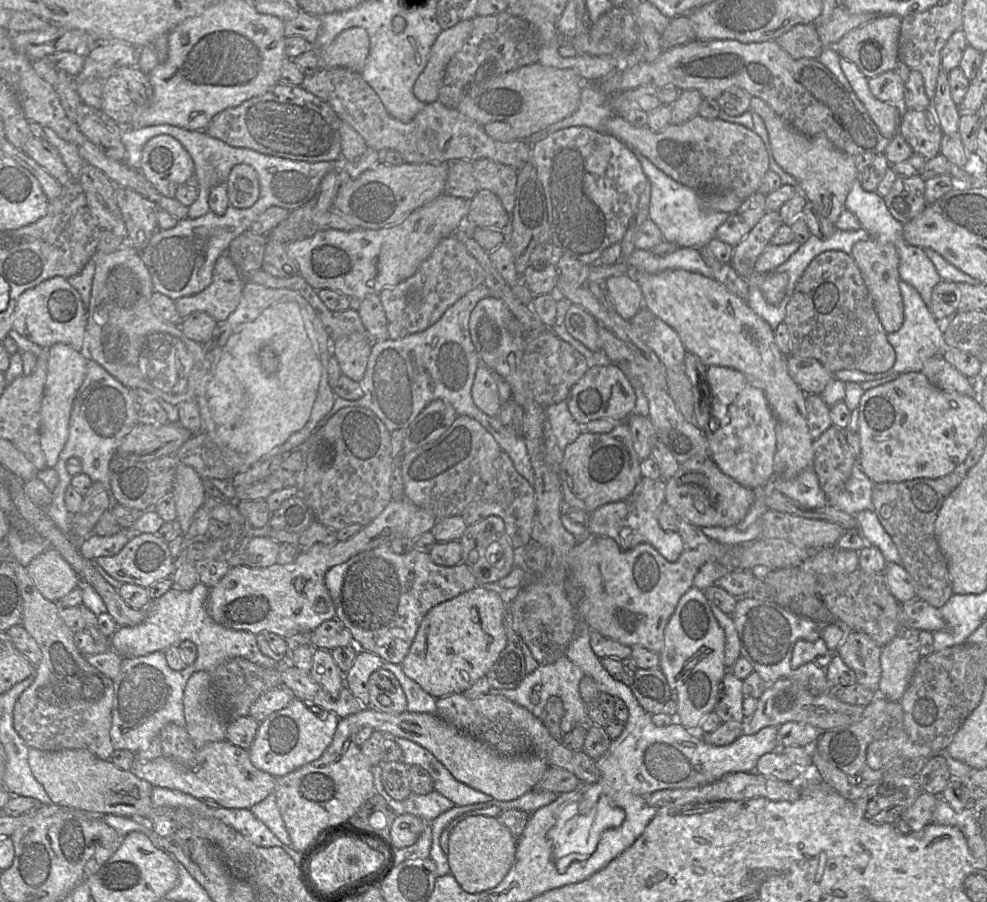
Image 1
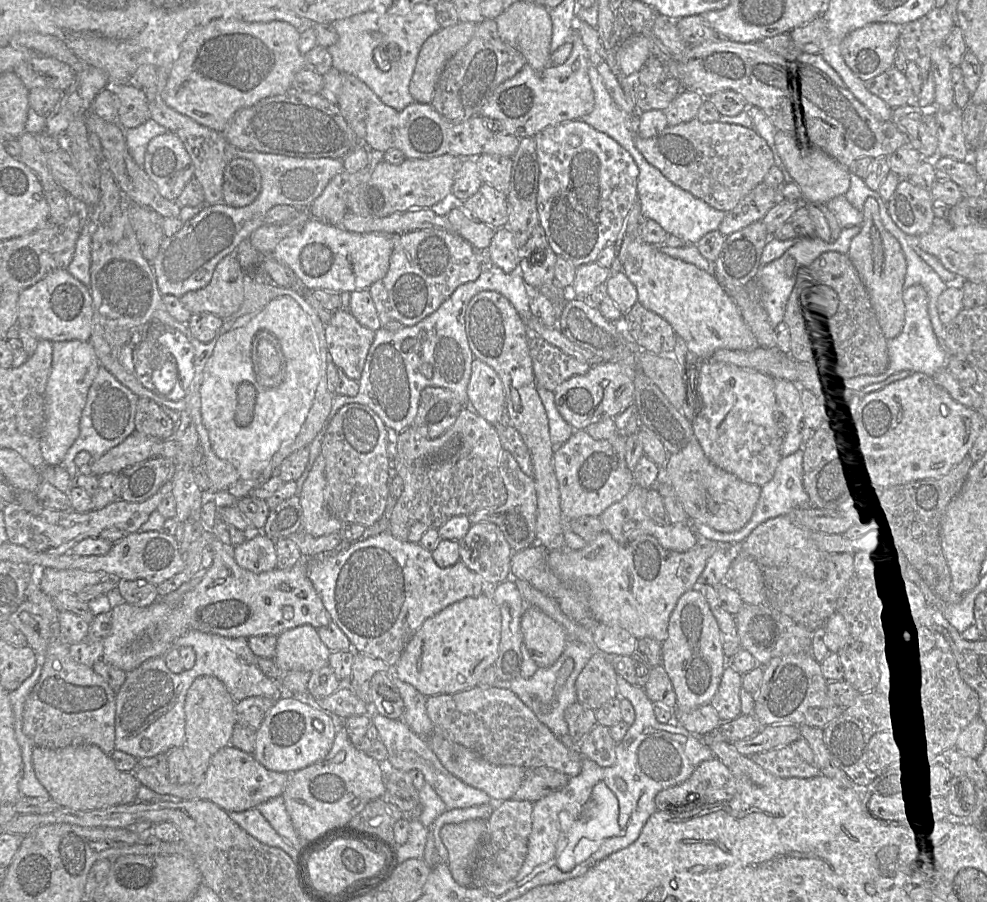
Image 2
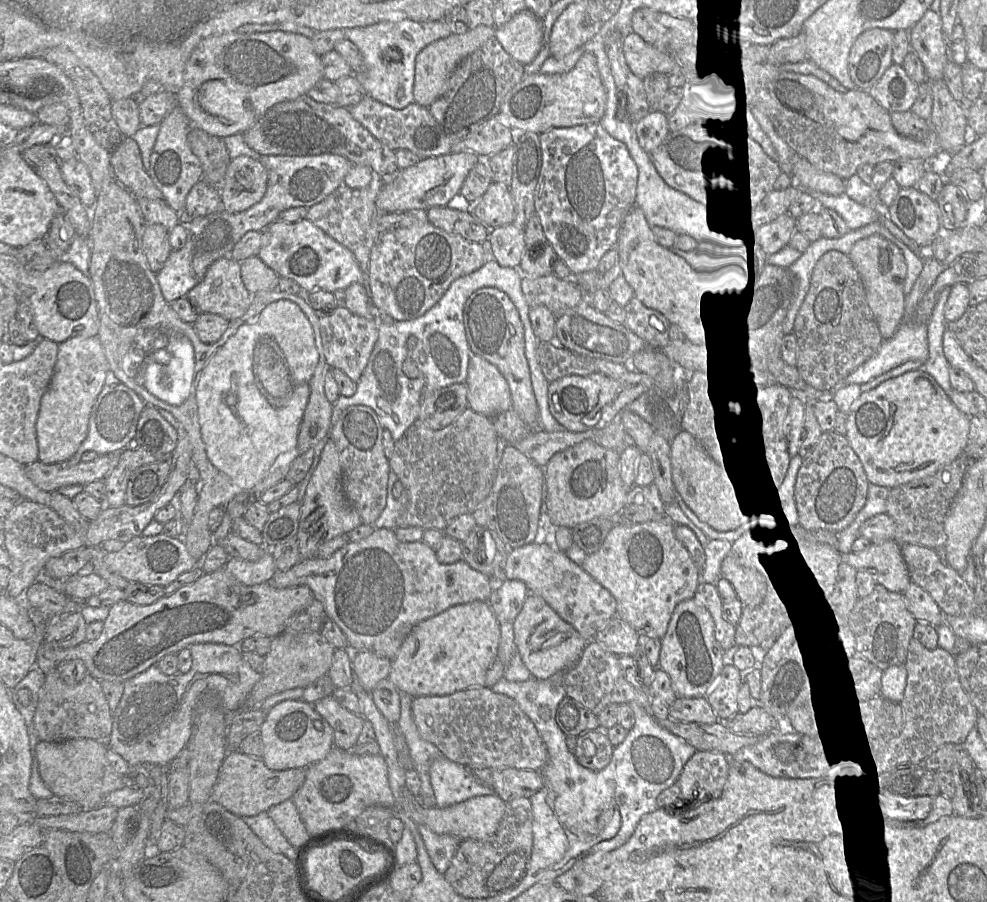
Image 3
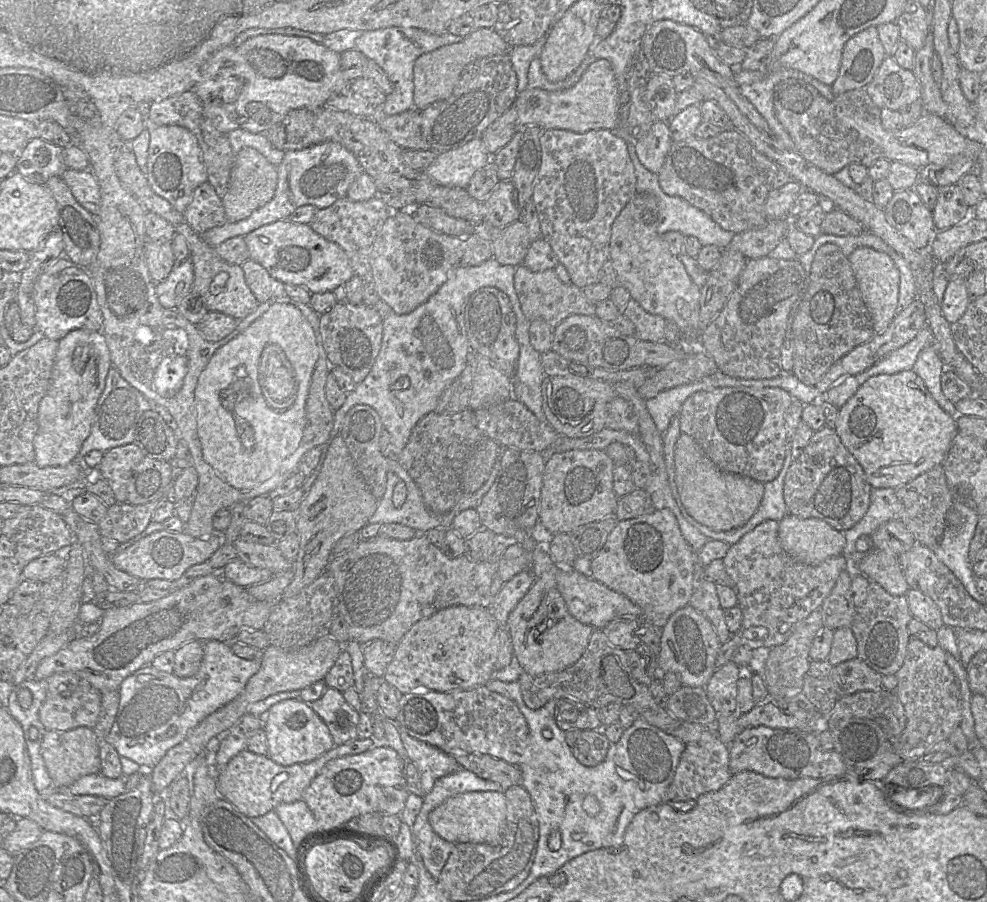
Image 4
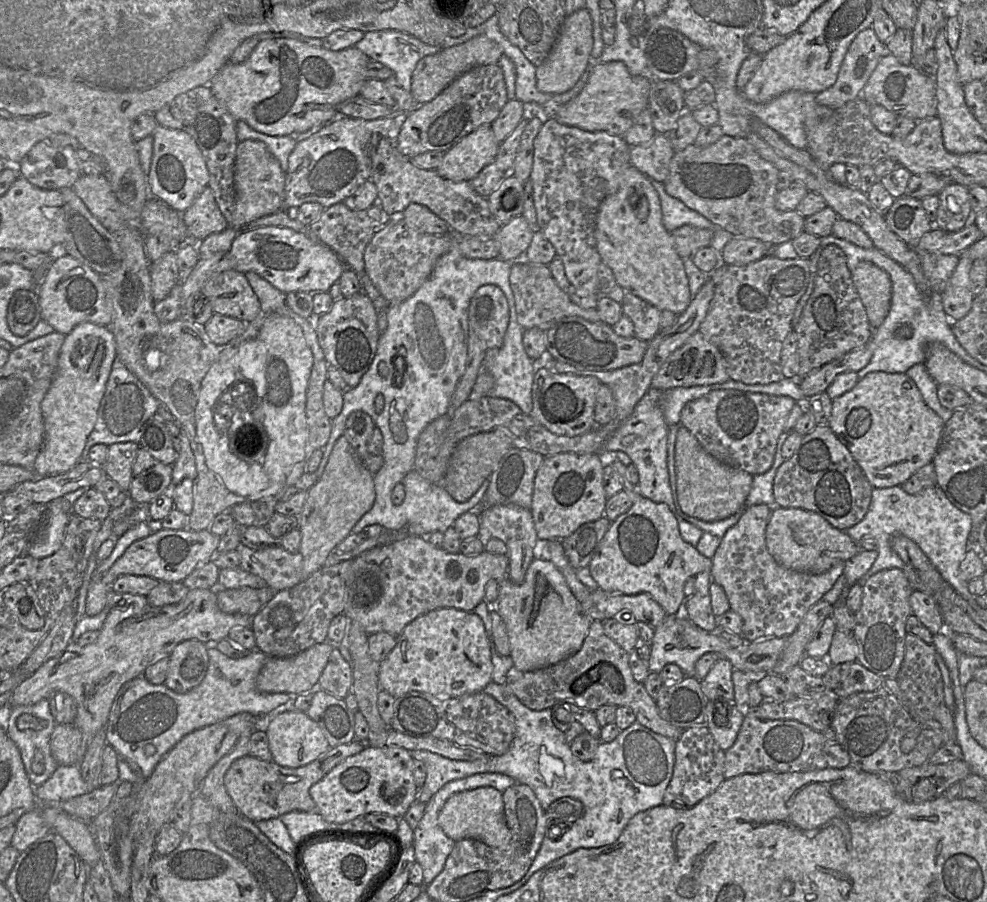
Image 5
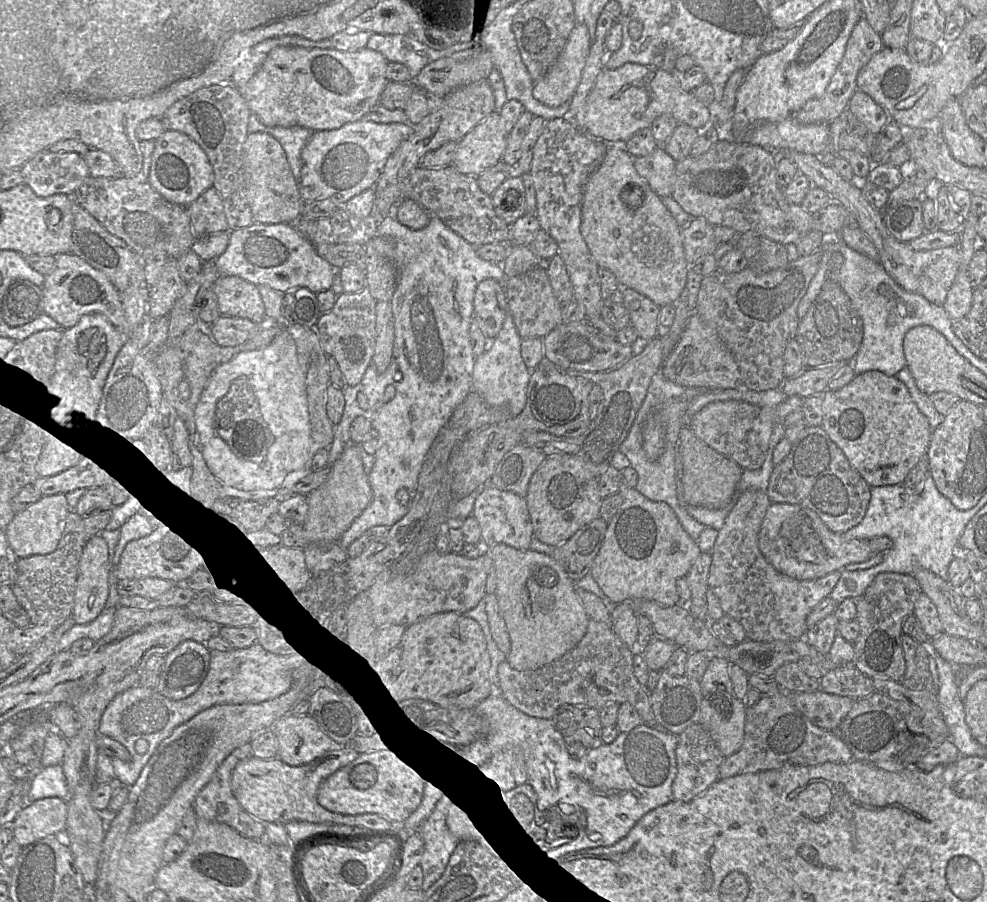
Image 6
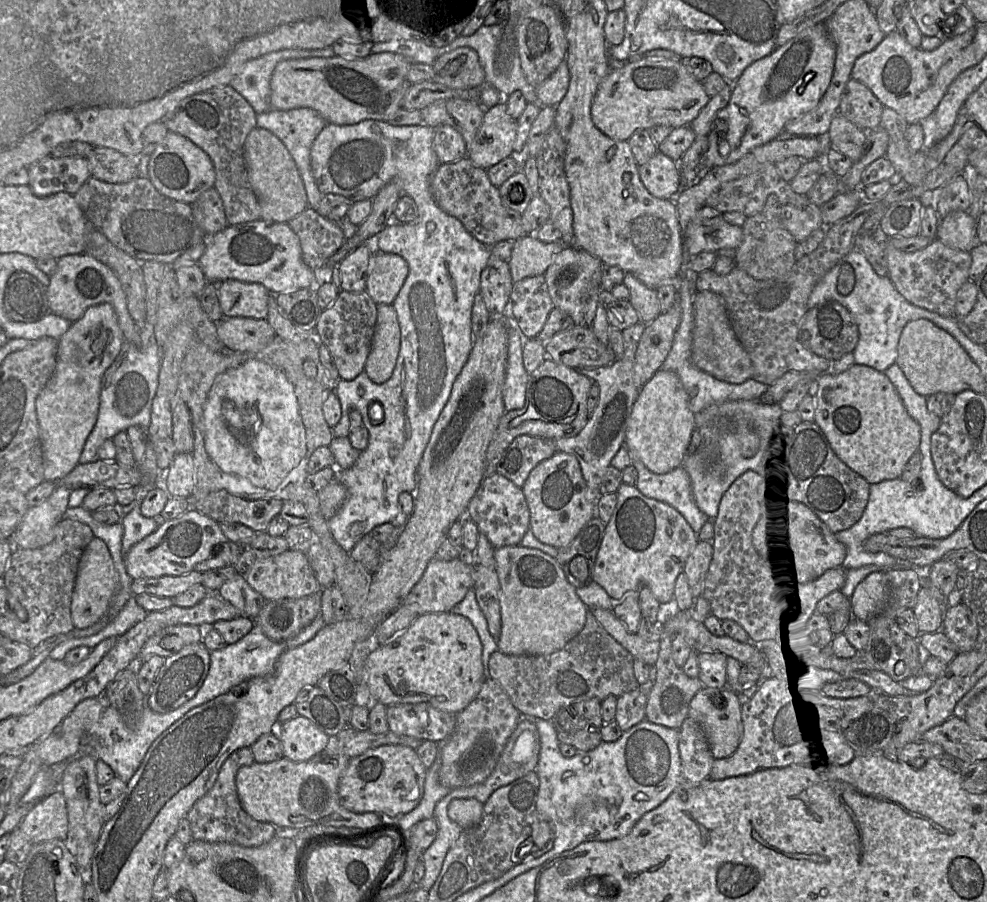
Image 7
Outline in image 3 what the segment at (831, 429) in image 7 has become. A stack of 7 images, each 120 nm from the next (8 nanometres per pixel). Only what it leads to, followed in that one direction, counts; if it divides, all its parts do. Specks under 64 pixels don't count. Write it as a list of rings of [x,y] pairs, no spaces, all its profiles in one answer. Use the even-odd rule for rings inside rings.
[[[917,369],[862,392],[847,414],[845,436],[861,460],[868,481],[892,489],[931,476],[941,467],[965,456],[969,431],[970,417],[955,406],[930,374],[923,369]]]

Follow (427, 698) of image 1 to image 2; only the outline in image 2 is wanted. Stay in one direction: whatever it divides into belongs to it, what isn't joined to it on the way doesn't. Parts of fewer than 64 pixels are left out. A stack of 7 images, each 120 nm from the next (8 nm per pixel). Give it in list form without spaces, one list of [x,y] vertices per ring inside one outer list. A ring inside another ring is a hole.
[[[394,669],[390,670],[389,676],[404,702],[404,713],[401,719],[420,737],[427,738],[432,735],[434,726],[426,712],[427,697],[412,685],[400,680]]]

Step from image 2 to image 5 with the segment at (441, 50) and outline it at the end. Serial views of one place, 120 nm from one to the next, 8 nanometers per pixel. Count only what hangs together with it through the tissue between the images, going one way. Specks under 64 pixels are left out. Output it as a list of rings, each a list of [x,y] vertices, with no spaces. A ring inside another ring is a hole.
[[[479,35],[434,55],[425,56],[413,71],[410,92],[418,105],[430,102],[461,74],[478,66],[498,64],[502,55],[503,50],[495,41]]]

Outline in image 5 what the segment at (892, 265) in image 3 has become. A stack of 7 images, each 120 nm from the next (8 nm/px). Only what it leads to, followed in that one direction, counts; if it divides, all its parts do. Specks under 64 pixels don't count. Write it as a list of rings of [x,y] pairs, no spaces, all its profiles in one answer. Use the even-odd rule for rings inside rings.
[[[870,262],[859,263],[851,274],[870,326],[876,329],[884,322],[891,307],[892,284],[889,275]]]

